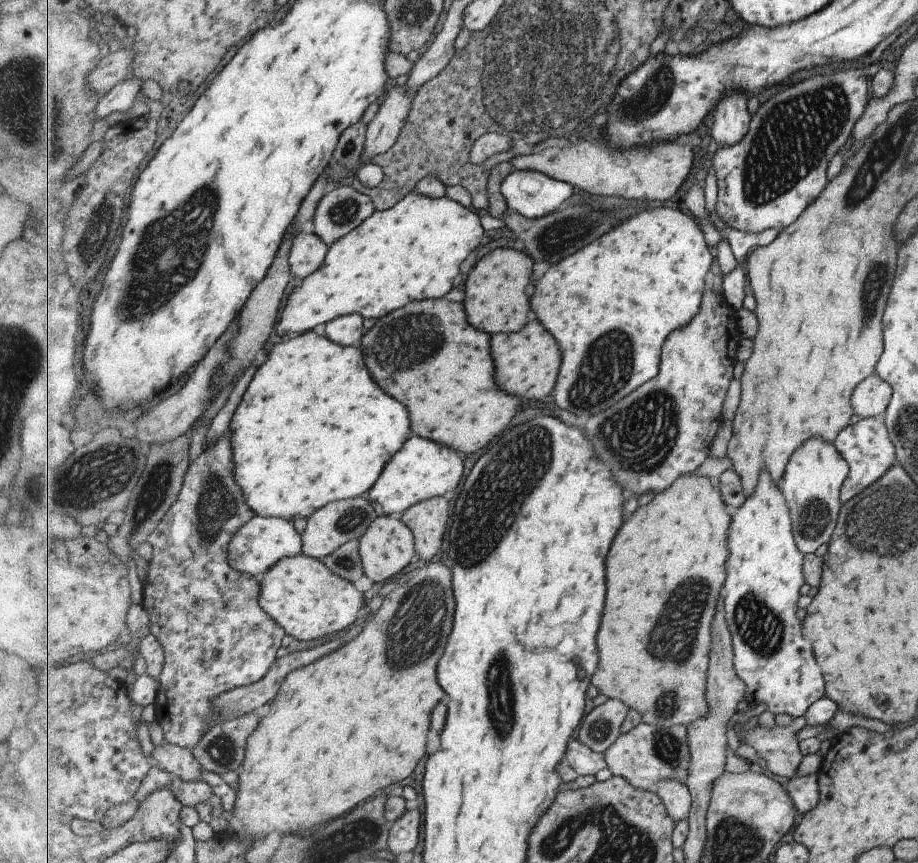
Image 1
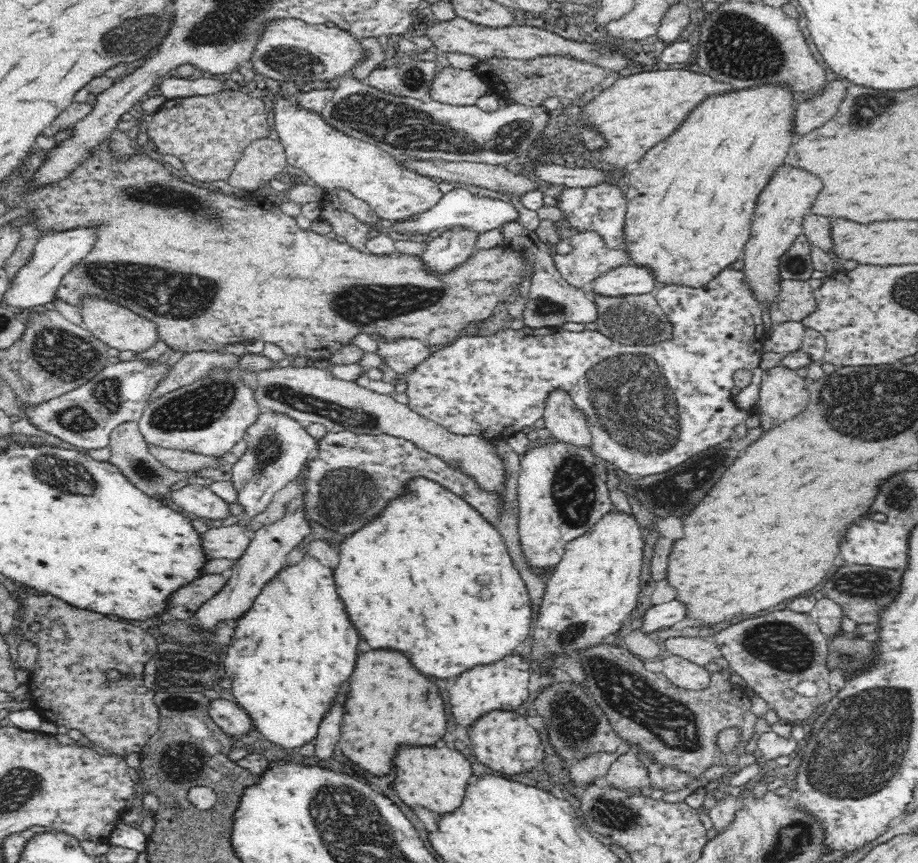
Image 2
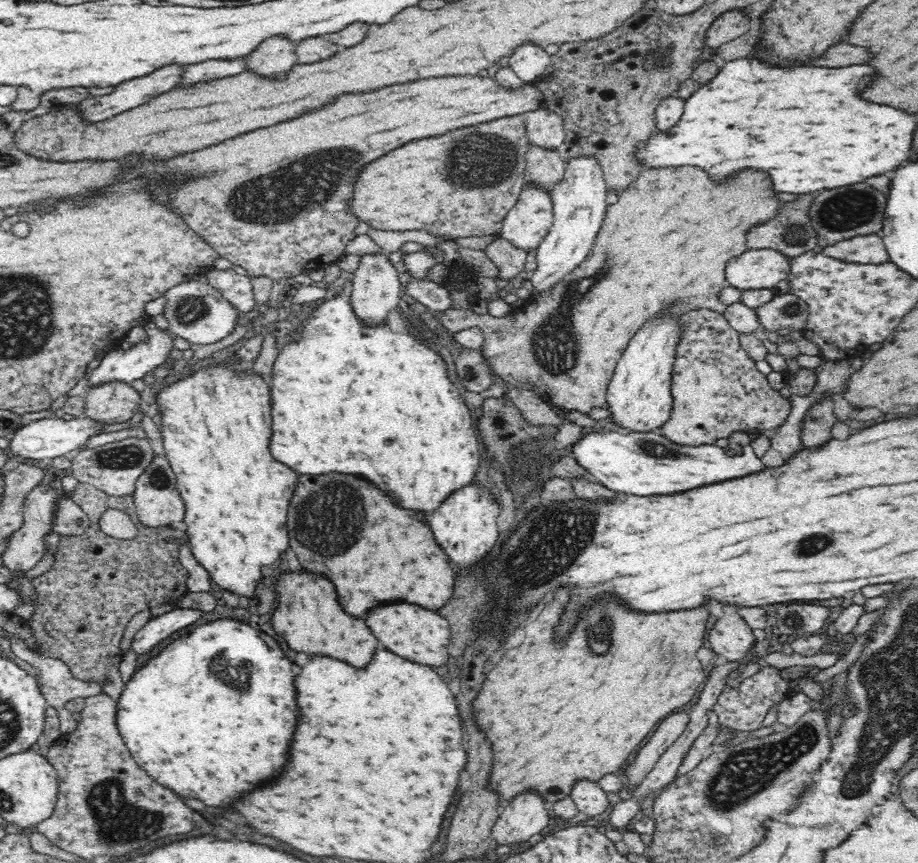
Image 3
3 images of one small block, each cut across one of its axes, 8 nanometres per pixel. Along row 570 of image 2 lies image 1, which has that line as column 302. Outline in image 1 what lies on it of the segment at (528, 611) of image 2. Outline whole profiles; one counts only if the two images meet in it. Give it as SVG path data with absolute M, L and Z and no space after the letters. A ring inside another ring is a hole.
M309 331L295 338L284 339L283 342L276 344L271 349L268 356L269 360L259 366L261 374L259 374L259 368L256 369L255 375L251 379L229 423L232 429L230 443L236 464L234 479L244 492L249 508L252 508L253 512L262 517L277 517L278 519L293 522L295 519L308 519L320 508L333 501L366 496L381 478L385 465L402 450L405 440L411 436L411 420L409 420L407 408L401 402L397 402L395 398L391 398L389 394L385 394L381 390L381 386L371 378L359 346L344 347L333 342L327 336L321 336L315 331Z

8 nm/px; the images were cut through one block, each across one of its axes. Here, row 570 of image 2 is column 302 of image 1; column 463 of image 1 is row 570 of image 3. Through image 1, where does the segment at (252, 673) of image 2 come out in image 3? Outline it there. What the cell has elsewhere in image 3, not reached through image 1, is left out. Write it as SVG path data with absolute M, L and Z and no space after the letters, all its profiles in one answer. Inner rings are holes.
M211 364L160 389L156 402L161 413L165 457L176 475L177 489L185 504L187 545L220 588L252 598L260 584L262 568L276 564L288 544L286 514L298 484L298 474L282 466L271 453L273 418L271 389L257 374L236 376L225 365Z

